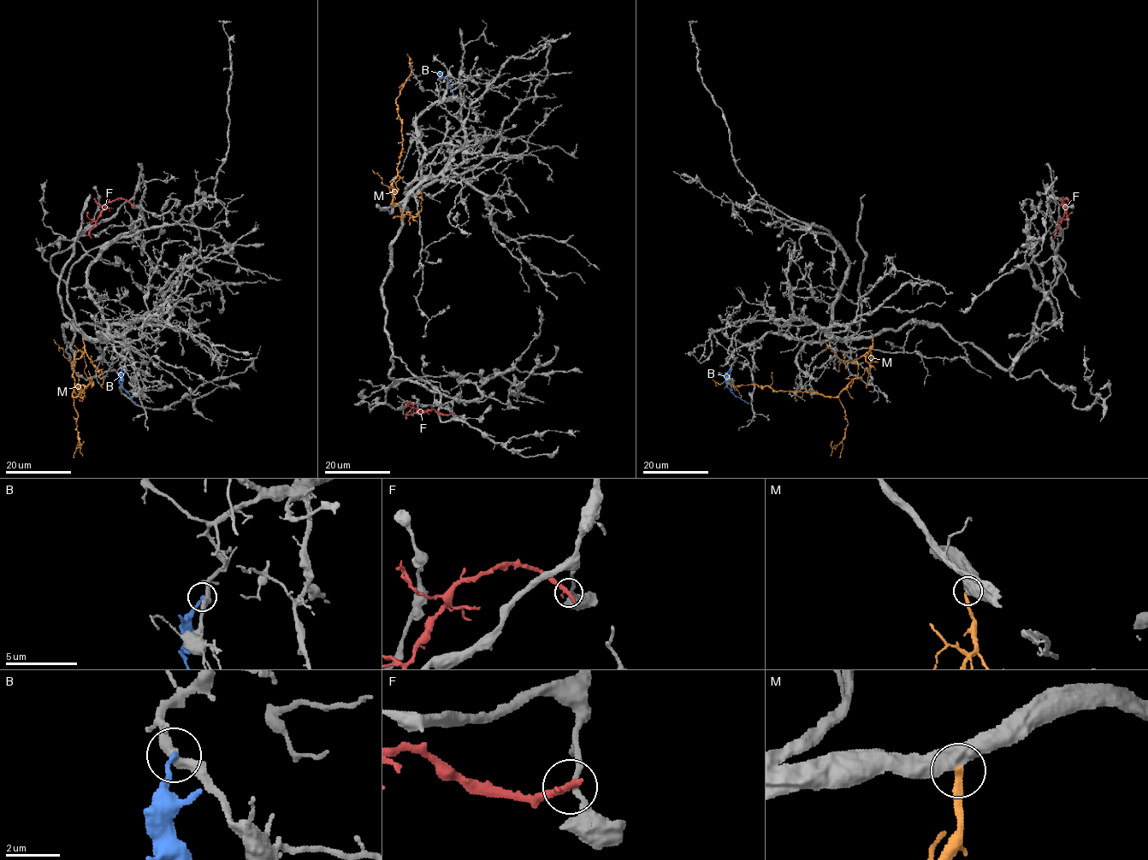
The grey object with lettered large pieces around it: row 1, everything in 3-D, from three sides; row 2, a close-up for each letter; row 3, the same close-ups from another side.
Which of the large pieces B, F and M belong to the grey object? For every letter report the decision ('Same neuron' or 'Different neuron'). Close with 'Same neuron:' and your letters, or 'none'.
B: Different neuron
F: Different neuron
M: Different neuron
Same neuron: none

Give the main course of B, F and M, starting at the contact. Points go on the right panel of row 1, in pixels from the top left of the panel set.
B: (730, 368), (726, 386), (748, 403)
F: (1067, 205), (1066, 198), (1062, 201), (1066, 210), (1055, 238)
M: (872, 338), (872, 347), (856, 359), (857, 376), (836, 397), (774, 391), (752, 384), (718, 385), (707, 370)

